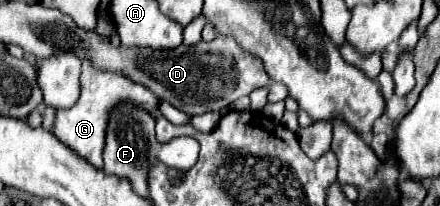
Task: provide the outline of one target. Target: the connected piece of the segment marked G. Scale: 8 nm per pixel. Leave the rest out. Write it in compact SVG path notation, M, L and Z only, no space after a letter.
M83 59L83 65L81 65L79 81L81 81L81 87L79 87L81 93L79 93L79 99L77 99L75 107L55 111L55 121L53 121L51 133L63 145L71 147L79 157L87 159L93 167L103 167L101 153L103 153L103 145L105 145L105 129L107 129L107 119L109 119L111 109L115 105L123 103L123 101L129 101L129 103L139 105L139 107L151 111L153 115L157 115L159 97L155 97L153 91L149 91L147 87L143 87L139 83L133 83L131 79L127 79L119 73L99 71L99 69L91 67L89 63L85 63L85 59Z

